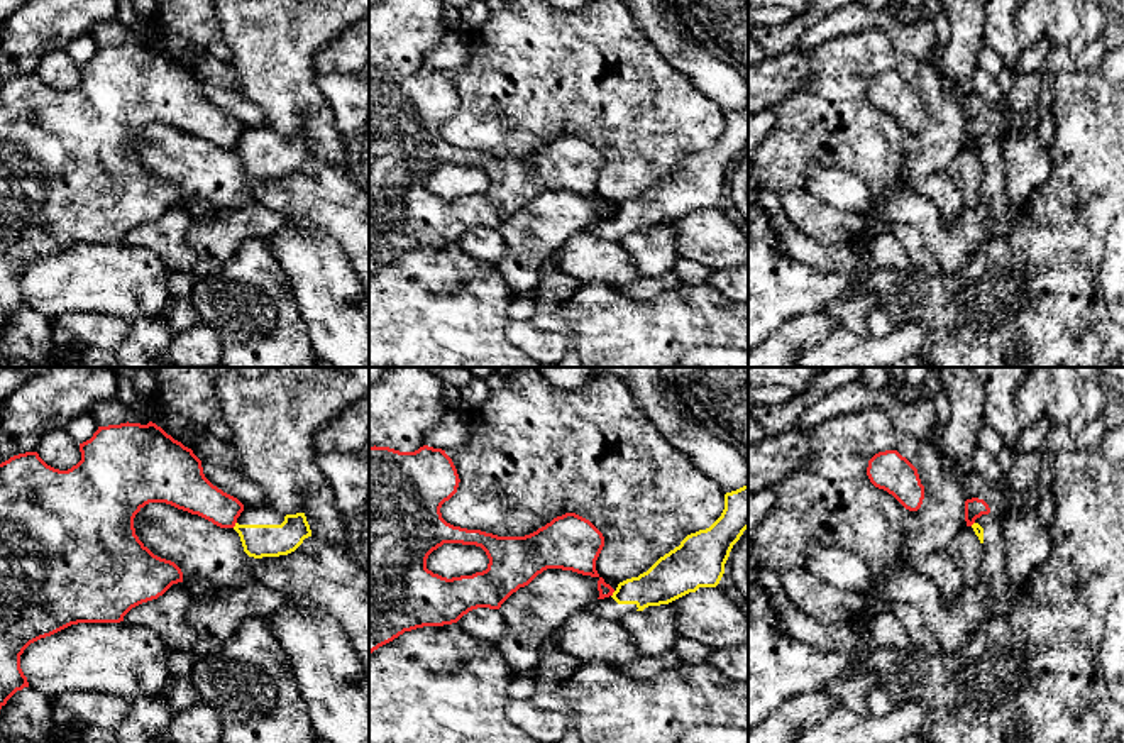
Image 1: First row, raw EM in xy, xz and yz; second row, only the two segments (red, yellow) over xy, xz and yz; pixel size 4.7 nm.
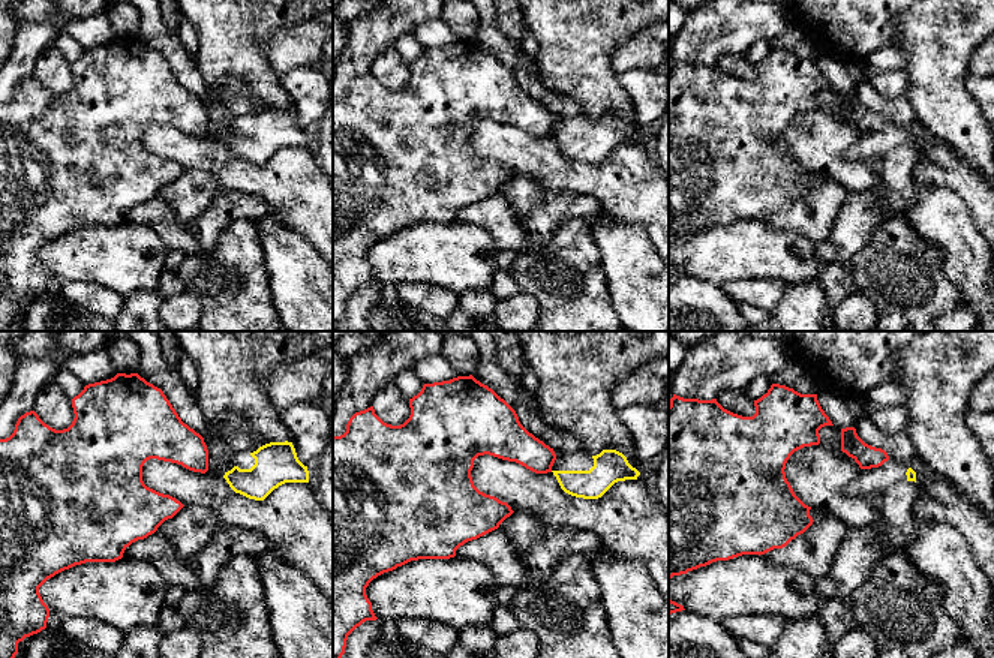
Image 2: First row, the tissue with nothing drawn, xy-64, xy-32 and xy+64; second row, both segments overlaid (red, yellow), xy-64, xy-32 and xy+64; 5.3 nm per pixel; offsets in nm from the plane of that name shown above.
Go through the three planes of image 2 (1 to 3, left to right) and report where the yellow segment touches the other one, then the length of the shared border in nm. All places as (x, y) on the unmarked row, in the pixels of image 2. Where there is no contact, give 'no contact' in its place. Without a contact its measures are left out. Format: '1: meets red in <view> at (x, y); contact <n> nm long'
1: no contact
2: no contact
3: no contact

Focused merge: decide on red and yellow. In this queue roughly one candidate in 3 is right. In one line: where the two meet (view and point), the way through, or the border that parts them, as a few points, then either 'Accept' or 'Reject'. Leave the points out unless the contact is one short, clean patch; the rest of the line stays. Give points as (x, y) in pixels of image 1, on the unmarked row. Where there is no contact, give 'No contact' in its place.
Touches red at xy (234, 146). Boundary: xy (236, 143), (232, 148). Reject

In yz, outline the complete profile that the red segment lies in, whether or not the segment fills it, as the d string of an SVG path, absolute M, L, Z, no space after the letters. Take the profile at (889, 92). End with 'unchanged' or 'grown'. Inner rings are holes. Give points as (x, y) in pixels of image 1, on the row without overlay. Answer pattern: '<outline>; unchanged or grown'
M897 71L875 74L868 81L867 96L870 103L892 115L906 130L917 132L924 120L917 90Z; unchanged

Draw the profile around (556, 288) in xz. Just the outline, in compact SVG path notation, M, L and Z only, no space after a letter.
M552 257L540 271L540 283L535 289L537 311L560 308L581 286L582 283L562 272Z

